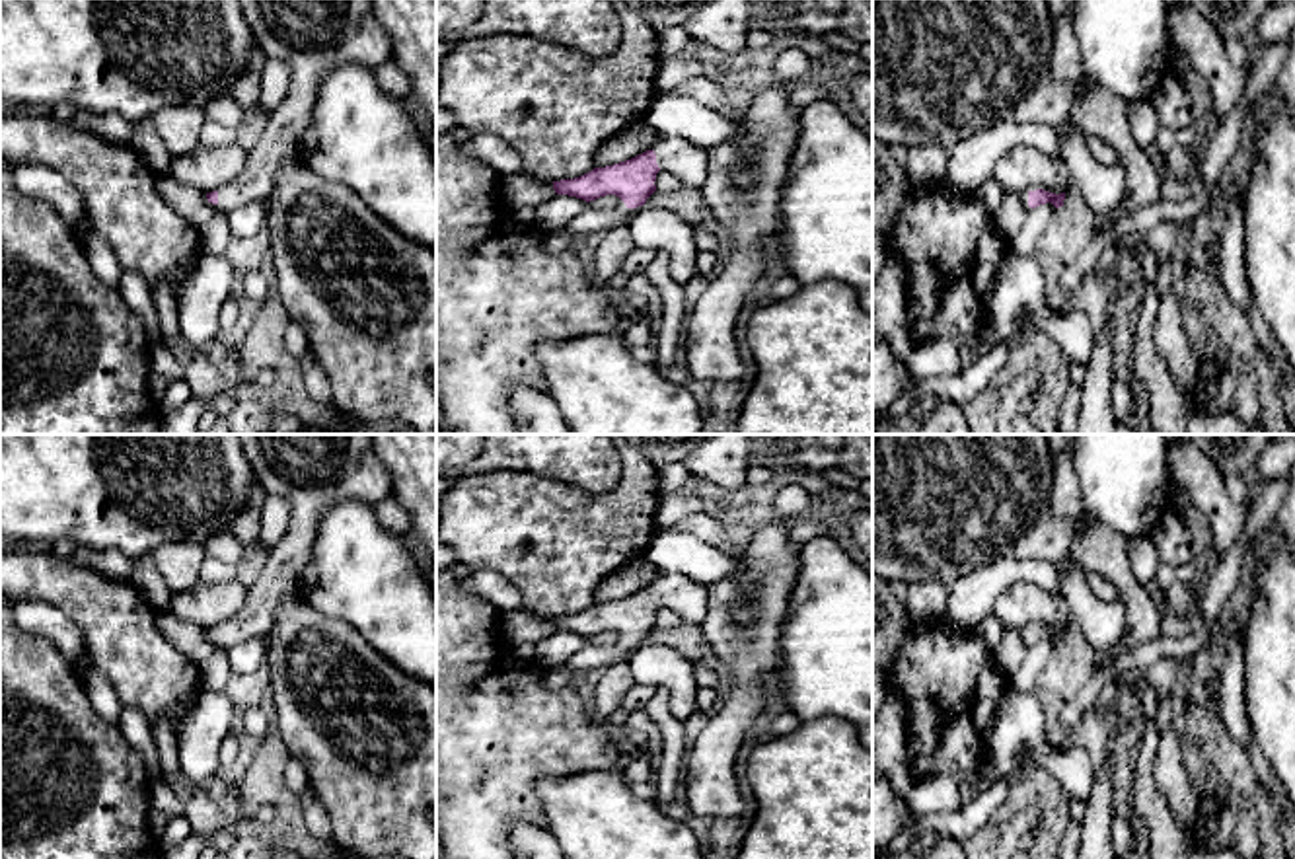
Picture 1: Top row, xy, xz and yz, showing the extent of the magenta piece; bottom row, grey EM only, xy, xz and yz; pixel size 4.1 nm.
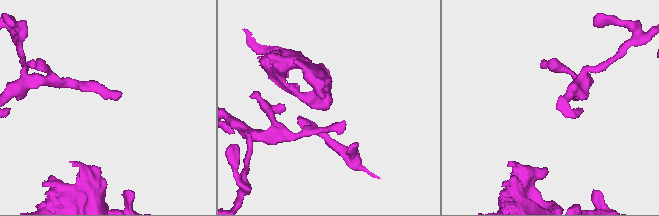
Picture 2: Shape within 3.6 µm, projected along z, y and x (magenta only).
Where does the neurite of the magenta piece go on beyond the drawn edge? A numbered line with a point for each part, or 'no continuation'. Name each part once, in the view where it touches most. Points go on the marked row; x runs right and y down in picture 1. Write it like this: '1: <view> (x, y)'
1: xz (688, 162)

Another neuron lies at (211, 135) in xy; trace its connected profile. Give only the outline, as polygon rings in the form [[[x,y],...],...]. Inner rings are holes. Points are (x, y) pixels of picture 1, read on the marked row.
[[[210,119],[204,121],[201,129],[201,144],[203,146],[226,146],[236,142],[236,131],[222,127]]]

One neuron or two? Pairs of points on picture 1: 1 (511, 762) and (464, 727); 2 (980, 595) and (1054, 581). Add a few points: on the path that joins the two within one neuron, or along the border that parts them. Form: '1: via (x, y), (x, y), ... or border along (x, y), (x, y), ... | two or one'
1: via (499, 750), (487, 750), (476, 739) | one
2: via (998, 577), (1001, 573), (1036, 573) | one

